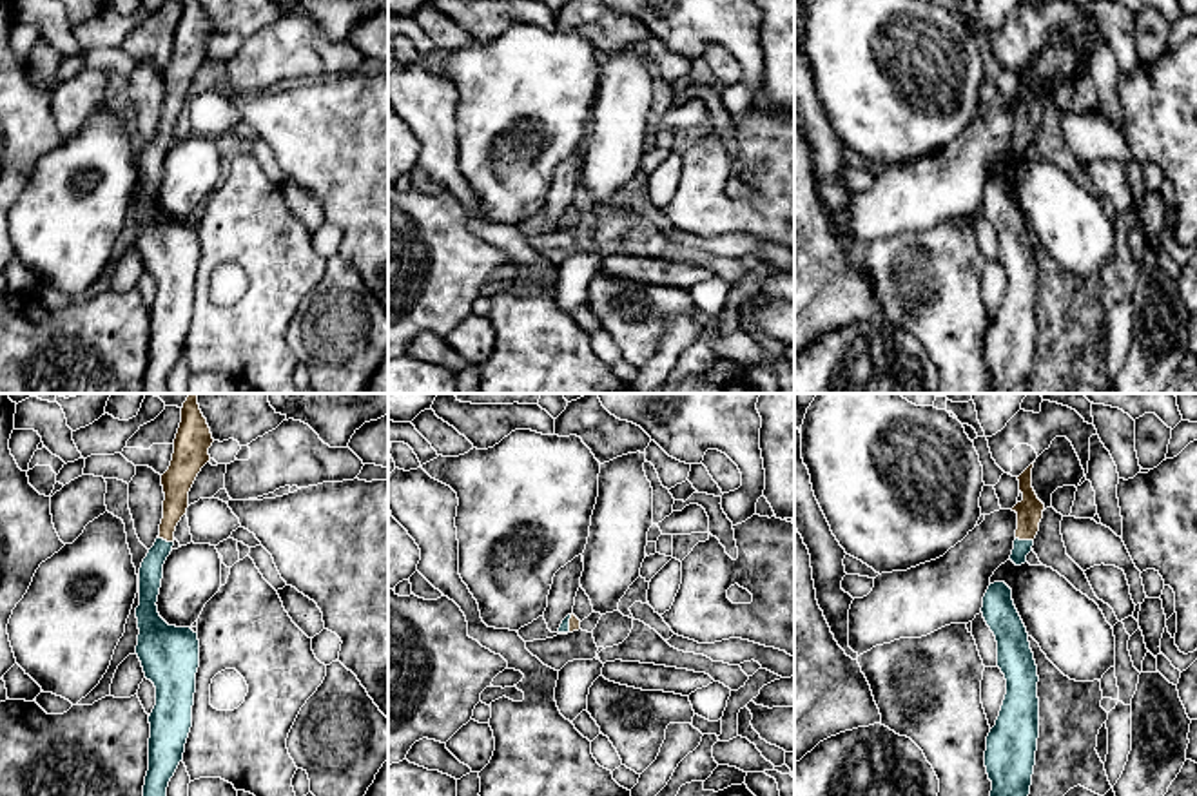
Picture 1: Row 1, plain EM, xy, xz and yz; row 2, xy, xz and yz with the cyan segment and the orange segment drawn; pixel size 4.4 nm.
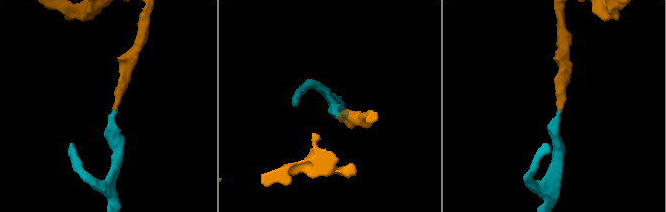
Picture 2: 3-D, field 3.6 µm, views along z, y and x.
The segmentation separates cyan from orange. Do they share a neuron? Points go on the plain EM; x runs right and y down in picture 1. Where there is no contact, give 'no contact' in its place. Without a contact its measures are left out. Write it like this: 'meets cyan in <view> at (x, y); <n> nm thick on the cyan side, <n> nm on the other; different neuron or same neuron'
meets cyan in yz at (1025, 135); 80 nm thick on the cyan side, 110 nm on the other; same neuron

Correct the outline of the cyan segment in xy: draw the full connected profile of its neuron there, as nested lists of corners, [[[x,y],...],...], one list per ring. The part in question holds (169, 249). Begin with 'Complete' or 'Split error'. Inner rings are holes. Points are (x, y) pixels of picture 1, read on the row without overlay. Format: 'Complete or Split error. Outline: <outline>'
Split error. Outline: [[[183,0],[169,63],[161,69],[165,87],[160,129],[140,161],[136,248],[145,272],[156,281],[149,310],[149,364],[143,393],[167,393],[167,381],[183,354],[192,321],[200,234],[190,221],[169,219],[158,207],[163,158],[174,140],[174,125],[189,102],[189,85],[210,54],[214,33],[200,0]]]

